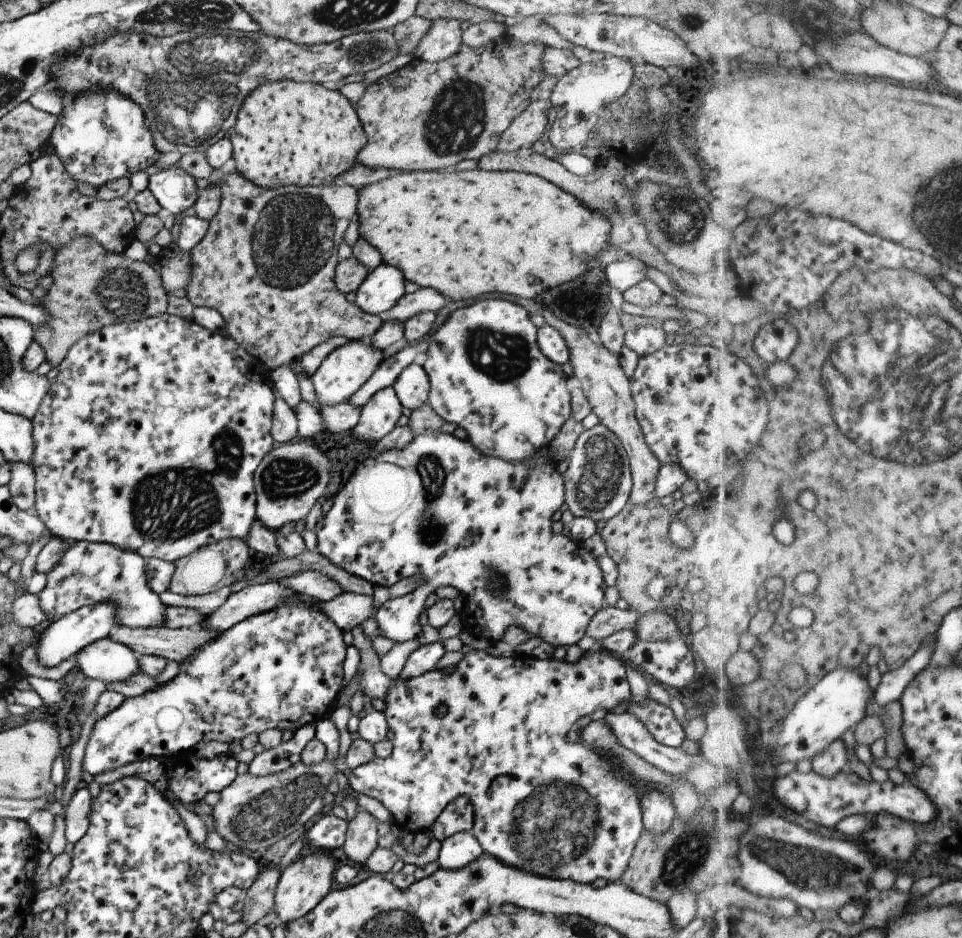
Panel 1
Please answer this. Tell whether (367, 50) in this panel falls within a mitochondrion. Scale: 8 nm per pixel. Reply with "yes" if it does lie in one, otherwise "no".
yes

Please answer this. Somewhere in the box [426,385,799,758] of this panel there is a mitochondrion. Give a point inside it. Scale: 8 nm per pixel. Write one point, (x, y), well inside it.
(602, 469)

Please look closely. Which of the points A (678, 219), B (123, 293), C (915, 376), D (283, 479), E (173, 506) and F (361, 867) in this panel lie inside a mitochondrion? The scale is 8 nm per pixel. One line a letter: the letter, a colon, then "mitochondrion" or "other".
A: mitochondrion
B: mitochondrion
C: mitochondrion
D: mitochondrion
E: mitochondrion
F: other

